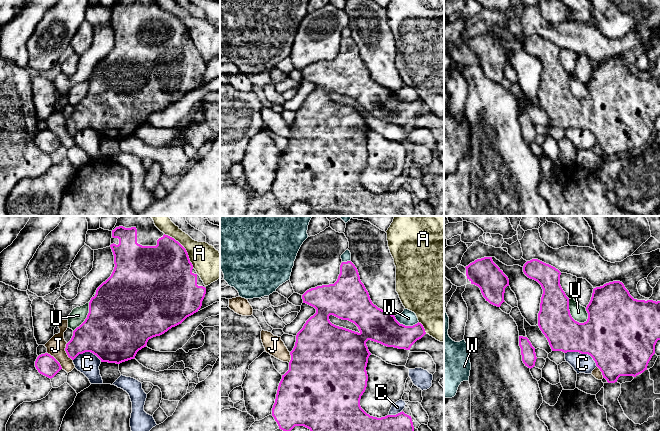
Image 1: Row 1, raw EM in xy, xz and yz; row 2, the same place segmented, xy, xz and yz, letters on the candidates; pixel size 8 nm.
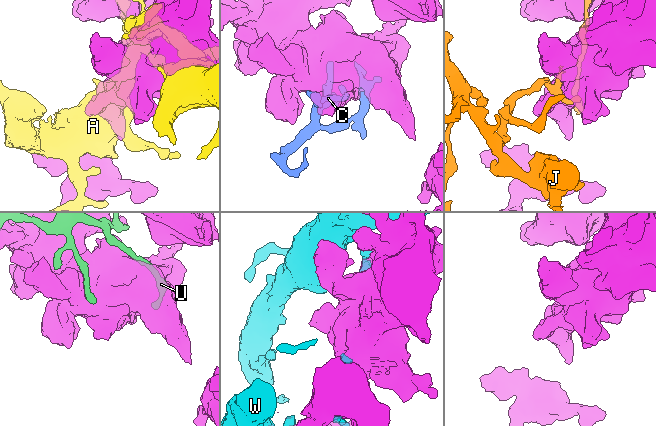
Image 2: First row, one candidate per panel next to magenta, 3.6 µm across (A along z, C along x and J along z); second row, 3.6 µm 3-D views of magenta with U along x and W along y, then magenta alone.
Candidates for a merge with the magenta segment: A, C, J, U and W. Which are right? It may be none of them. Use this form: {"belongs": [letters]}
{"belongs": ["C"]}

